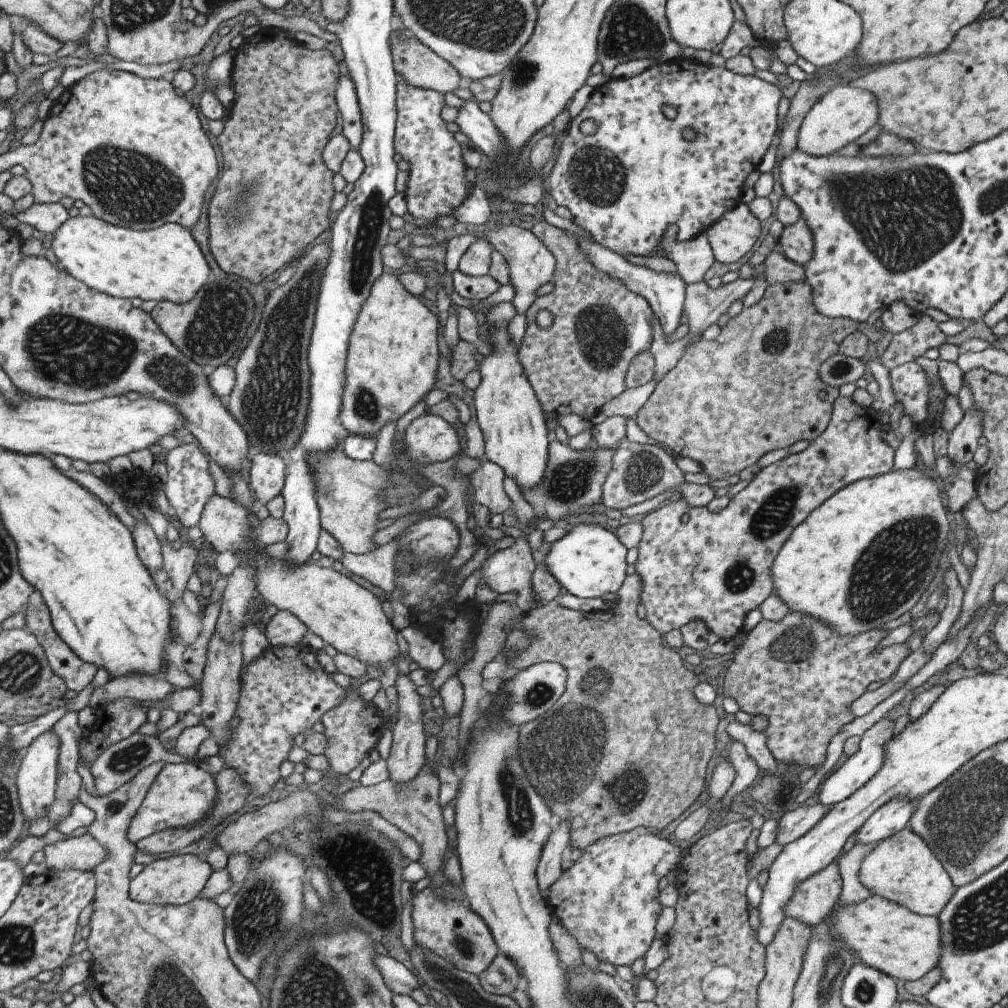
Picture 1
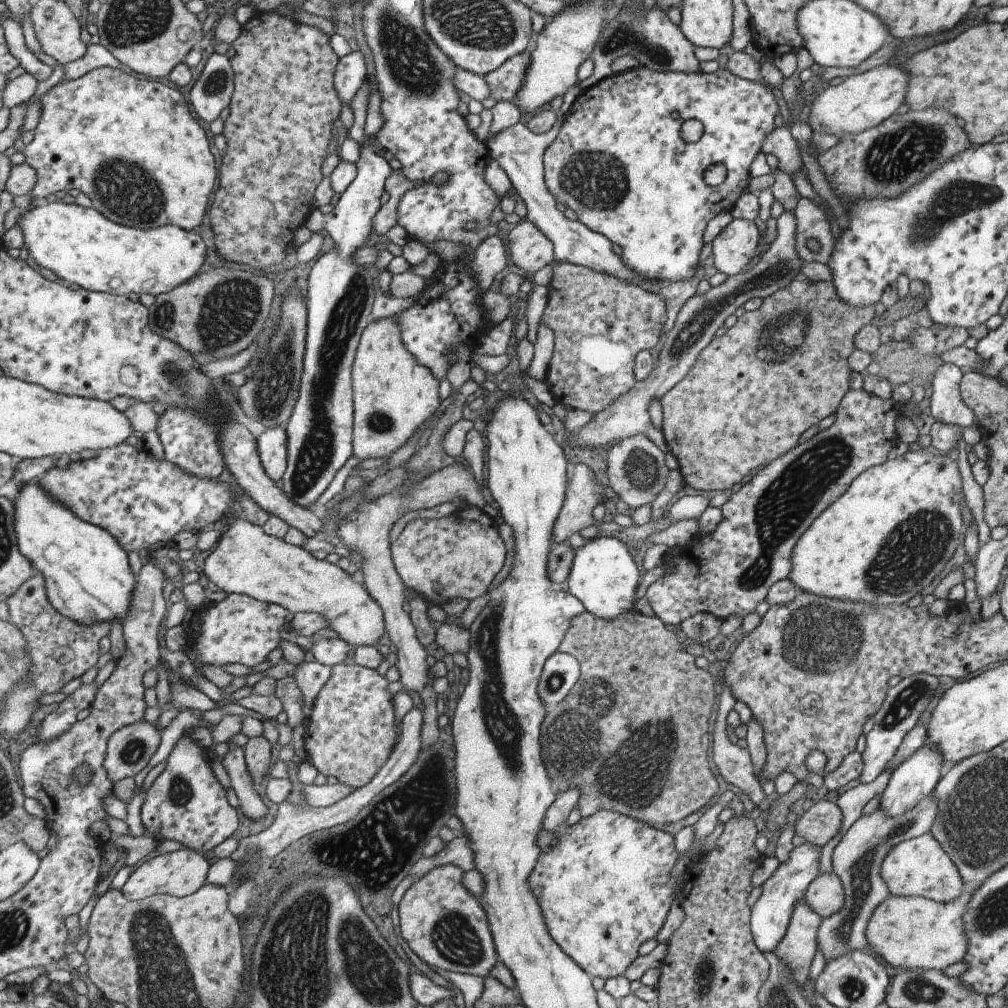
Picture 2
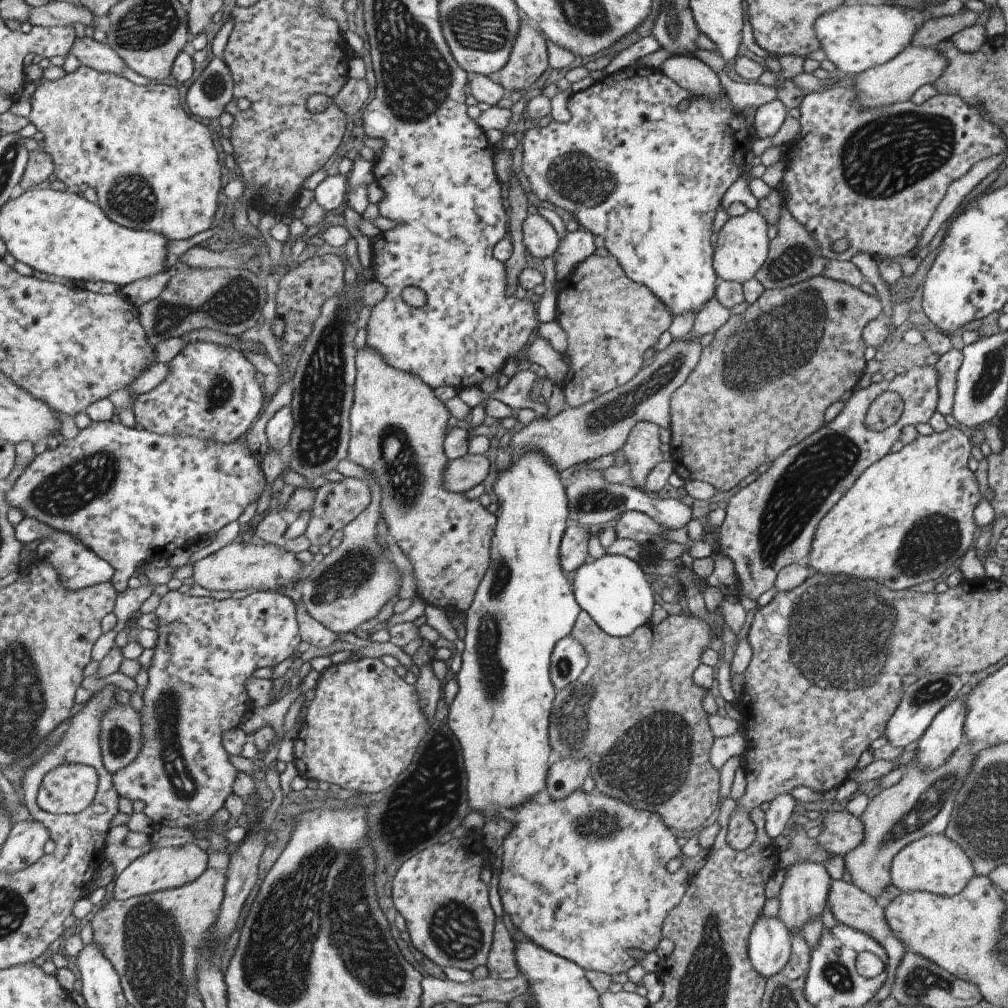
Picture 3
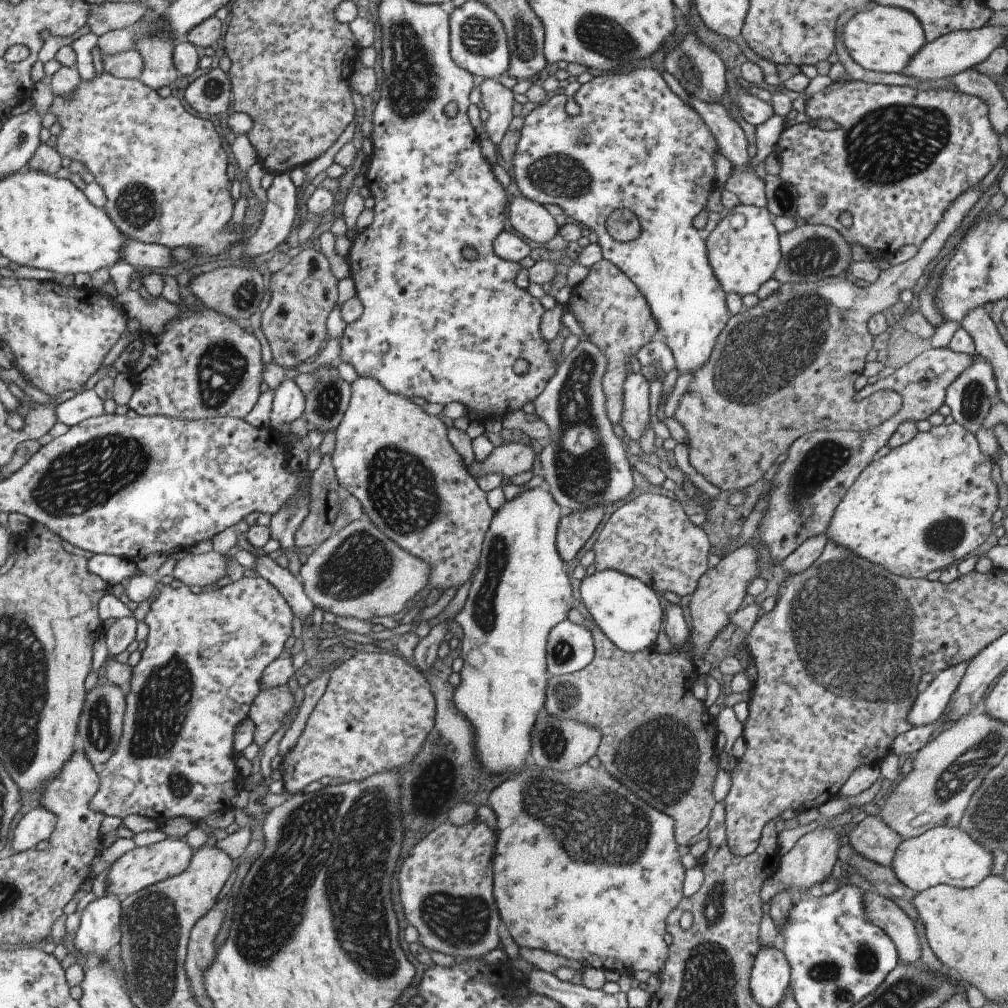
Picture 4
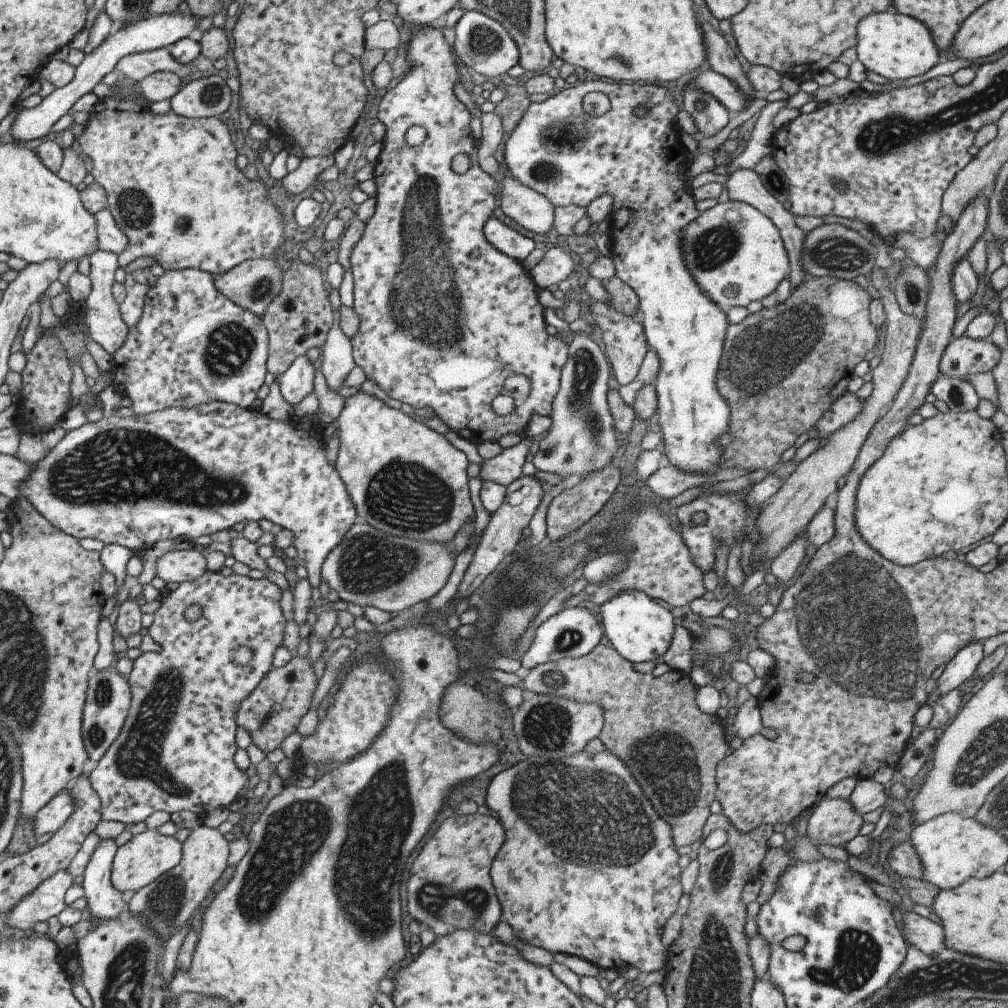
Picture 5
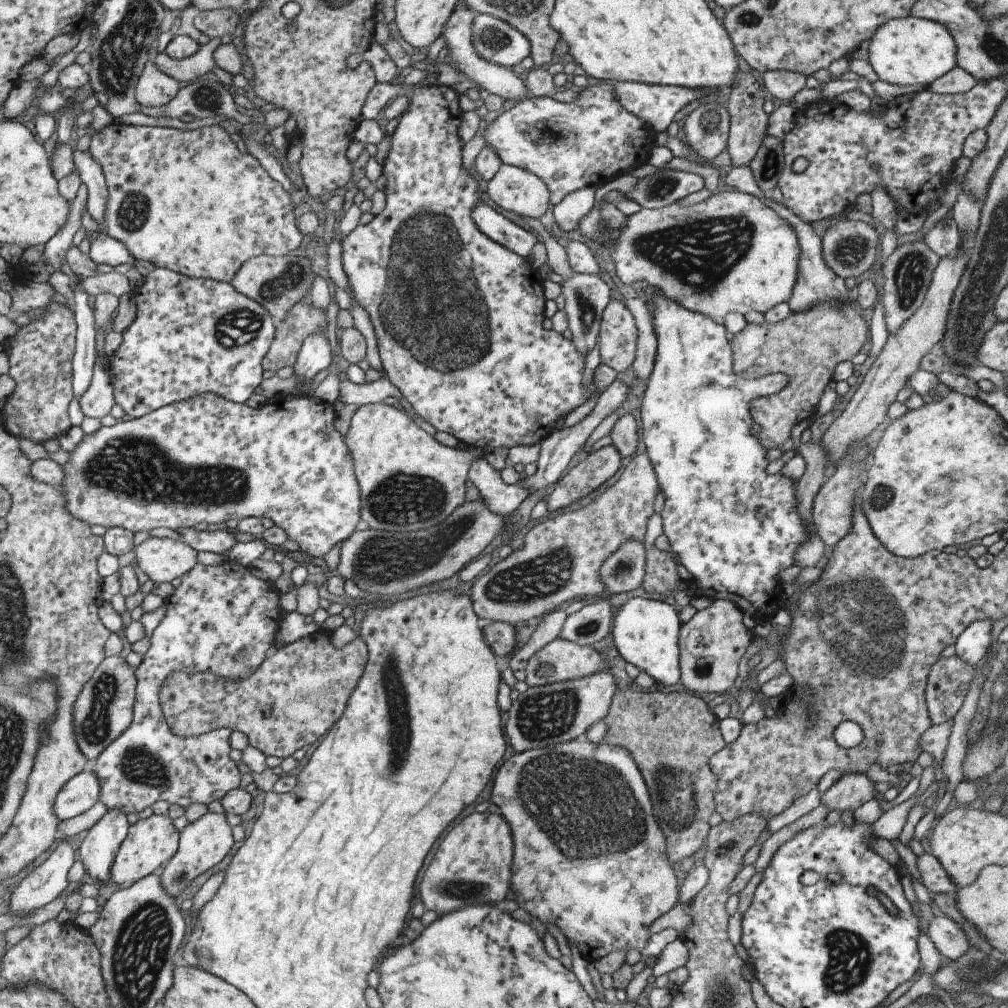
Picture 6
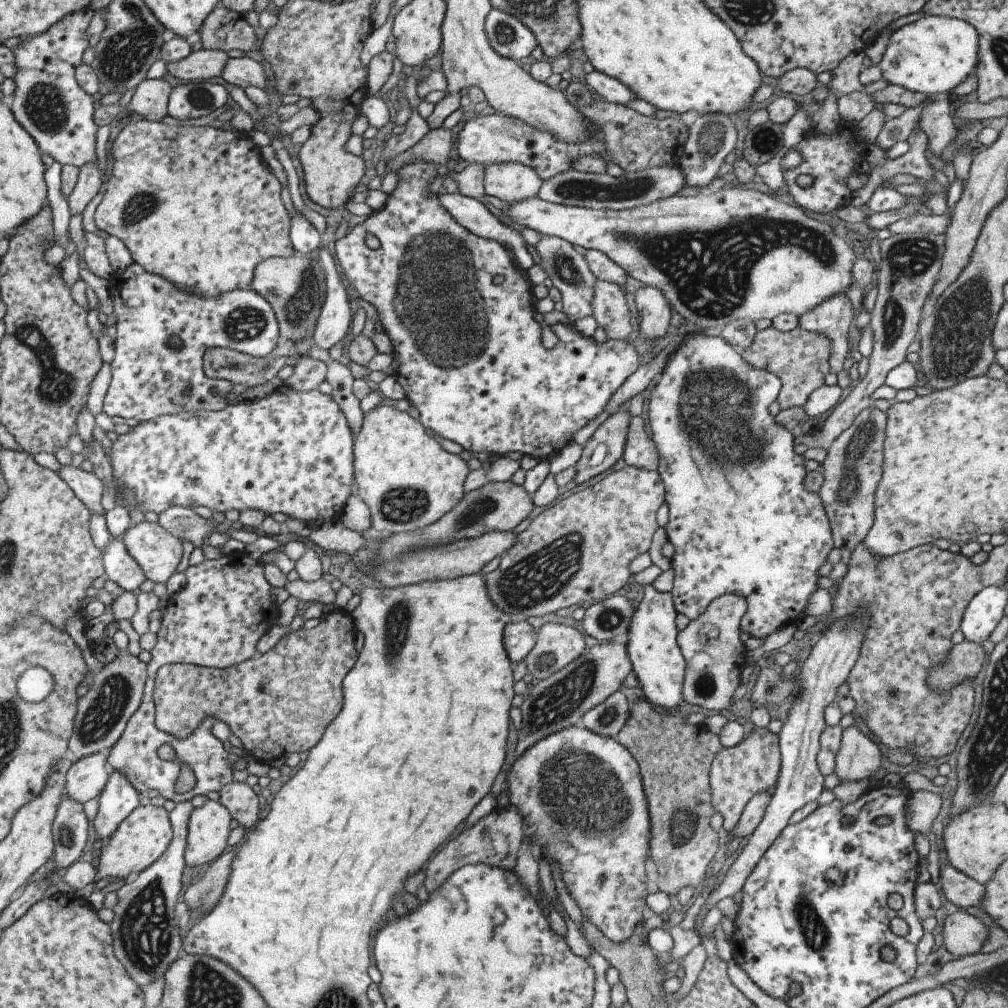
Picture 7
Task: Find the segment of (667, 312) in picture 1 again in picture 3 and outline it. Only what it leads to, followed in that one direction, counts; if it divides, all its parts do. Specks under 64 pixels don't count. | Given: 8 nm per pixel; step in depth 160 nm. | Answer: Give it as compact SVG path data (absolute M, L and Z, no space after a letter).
M585 230L565 232L558 240L556 252L552 255L555 262L555 280L561 281L579 262L593 255L595 246L593 235Z

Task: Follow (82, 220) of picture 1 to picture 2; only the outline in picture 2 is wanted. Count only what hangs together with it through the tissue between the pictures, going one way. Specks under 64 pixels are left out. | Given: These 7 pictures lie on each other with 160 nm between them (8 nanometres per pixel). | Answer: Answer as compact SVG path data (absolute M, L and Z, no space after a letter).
M42 203L33 210L21 212L16 220L20 226L24 245L33 260L54 272L65 284L73 282L82 289L99 291L112 295L151 295L166 293L181 283L189 281L201 272L205 260L204 240L194 230L186 231L175 225L161 225L155 228L138 229L126 227L107 220L93 207L83 208L75 203Z

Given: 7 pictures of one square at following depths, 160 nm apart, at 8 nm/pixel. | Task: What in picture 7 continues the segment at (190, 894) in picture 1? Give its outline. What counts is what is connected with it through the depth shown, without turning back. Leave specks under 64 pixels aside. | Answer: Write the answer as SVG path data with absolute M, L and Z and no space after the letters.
M151 804L138 805L119 822L119 826L115 828L113 834L103 844L96 847L95 850L99 853L97 876L99 878L113 876L113 878L124 879L131 872L141 872L163 854L163 850L171 841L171 836L168 812L163 807Z

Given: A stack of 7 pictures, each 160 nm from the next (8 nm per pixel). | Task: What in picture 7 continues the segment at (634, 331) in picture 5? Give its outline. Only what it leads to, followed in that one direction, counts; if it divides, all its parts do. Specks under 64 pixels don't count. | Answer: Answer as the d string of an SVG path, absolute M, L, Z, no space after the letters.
M595 280L591 296L591 312L597 323L607 334L608 340L625 340L631 334L629 310L624 291L614 283Z

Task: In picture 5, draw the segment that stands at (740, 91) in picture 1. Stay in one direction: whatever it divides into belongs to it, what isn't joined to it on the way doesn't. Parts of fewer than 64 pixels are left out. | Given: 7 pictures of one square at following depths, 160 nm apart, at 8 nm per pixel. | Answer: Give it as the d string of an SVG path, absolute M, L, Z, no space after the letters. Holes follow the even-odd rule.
M593 80L589 83L577 84L577 86L571 86L567 90L561 90L554 96L543 100L543 102L529 102L526 110L523 110L523 116L519 118L519 122L511 132L505 144L503 144L503 158L504 162L510 170L510 174L513 178L517 178L517 182L523 182L523 186L529 186L533 188L535 192L543 194L551 205L555 207L568 206L569 204L575 204L576 206L585 206L595 200L597 196L601 194L611 194L613 196L613 204L611 204L611 230L608 232L613 238L613 243L610 246L610 259L615 267L615 276L627 284L627 287L633 290L635 296L638 299L638 309L643 318L641 318L641 327L643 330L643 336L646 342L646 348L651 348L657 358L659 358L659 374L655 378L654 392L655 392L655 415L652 421L656 424L655 429L661 433L660 451L663 456L663 463L669 464L669 466L675 466L677 470L683 470L683 472L699 472L699 474L706 474L715 472L717 469L721 469L721 454L723 454L723 448L725 446L716 445L715 440L727 433L727 424L729 424L731 416L731 406L727 404L727 400L719 394L717 390L717 375L719 372L719 366L721 364L721 354L723 354L722 346L725 337L725 332L728 326L726 322L726 314L719 310L719 306L711 304L711 300L699 290L699 286L695 286L695 280L691 278L691 274L687 272L685 268L685 262L683 262L683 256L679 254L681 252L681 244L679 244L679 230L683 230L683 226L687 226L687 222L693 222L695 216L699 216L697 208L695 208L694 200L689 196L690 187L685 184L685 180L688 177L686 175L687 166L687 154L688 152L679 143L679 134L676 126L676 115L678 113L677 106L673 101L672 92L669 92L667 88L659 86L659 84L638 84L637 82L631 83L618 83L617 82L603 82L603 80ZM589 92L601 92L609 99L609 110L601 116L589 116L583 112L581 103L583 97ZM635 106L647 106L647 114L636 115L634 113Z

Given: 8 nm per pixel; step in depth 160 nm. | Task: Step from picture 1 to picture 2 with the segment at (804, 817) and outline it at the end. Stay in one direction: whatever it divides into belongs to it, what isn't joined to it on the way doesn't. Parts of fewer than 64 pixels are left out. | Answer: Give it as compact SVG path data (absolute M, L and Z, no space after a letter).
M826 800L818 801L805 811L798 810L794 822L794 834L801 836L805 843L811 843L816 847L823 848L824 844L838 833L841 815L841 811L836 804Z

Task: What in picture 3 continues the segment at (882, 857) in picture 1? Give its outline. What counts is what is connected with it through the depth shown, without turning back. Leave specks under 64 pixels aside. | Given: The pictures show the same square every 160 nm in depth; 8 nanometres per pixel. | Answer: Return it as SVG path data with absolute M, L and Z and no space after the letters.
M927 834L901 848L891 860L889 880L901 893L916 891L929 892L940 896L954 896L965 889L975 876L971 858L961 850L961 846L942 834Z

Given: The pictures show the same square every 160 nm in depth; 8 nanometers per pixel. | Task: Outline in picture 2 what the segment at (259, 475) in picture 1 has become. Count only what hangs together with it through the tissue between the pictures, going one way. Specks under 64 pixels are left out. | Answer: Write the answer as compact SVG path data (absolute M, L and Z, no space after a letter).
M284 426L265 429L257 438L257 454L267 478L277 482L286 467L286 436Z

